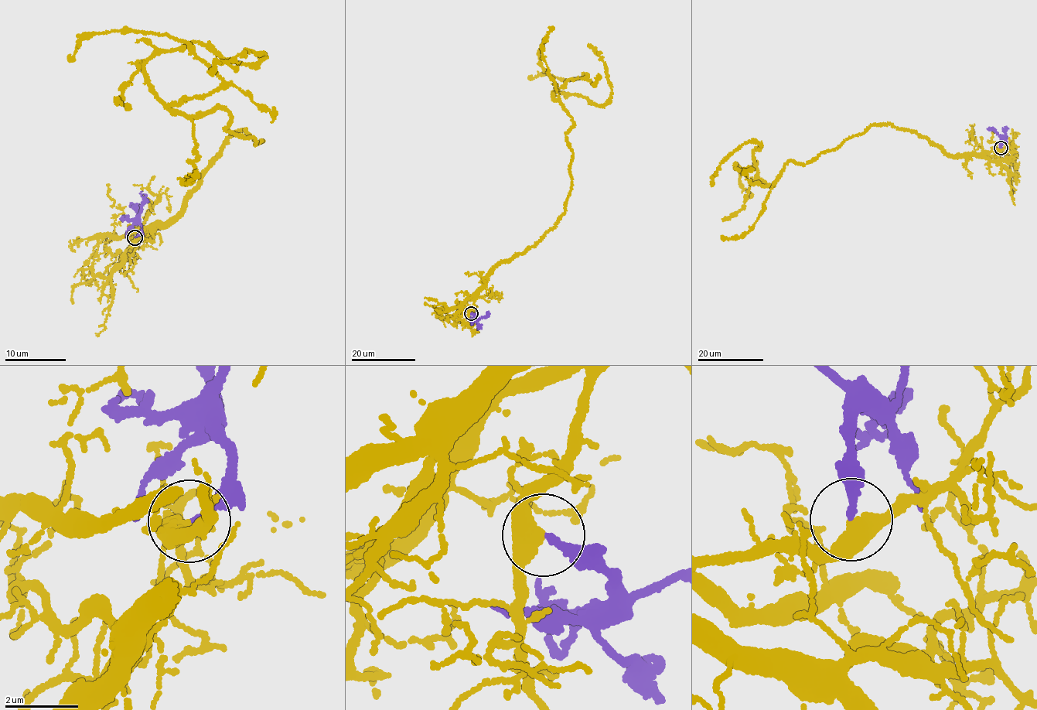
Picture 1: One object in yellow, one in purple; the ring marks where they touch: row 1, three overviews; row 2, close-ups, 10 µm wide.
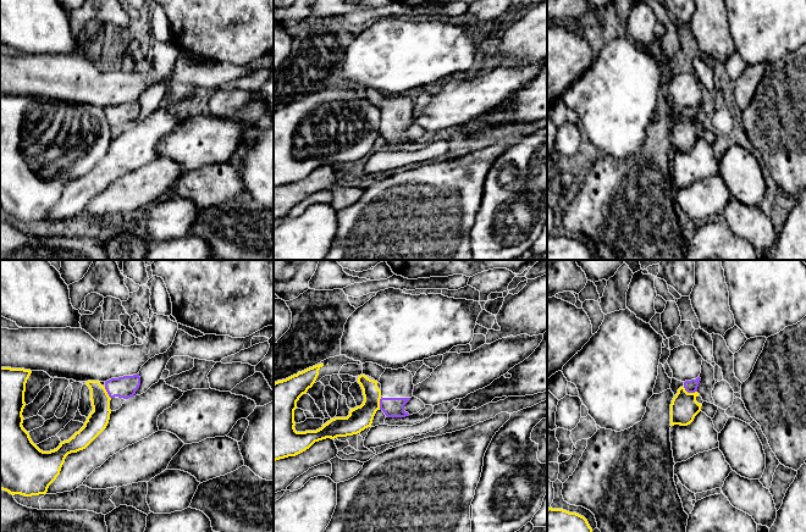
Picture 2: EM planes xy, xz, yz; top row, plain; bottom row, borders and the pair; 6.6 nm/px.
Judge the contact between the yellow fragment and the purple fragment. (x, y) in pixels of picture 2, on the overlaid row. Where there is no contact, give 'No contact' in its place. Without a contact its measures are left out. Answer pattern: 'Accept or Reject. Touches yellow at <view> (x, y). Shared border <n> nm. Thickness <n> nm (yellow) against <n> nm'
Reject. Touches yellow at yz (690, 393). Shared border 100 nm. Thickness 180 nm (yellow) against 80 nm

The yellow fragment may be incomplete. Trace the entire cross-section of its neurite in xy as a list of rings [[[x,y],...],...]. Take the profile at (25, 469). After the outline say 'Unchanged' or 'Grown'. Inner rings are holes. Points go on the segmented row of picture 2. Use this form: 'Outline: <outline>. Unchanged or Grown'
Outline: [[[0,366],[0,489],[24,497],[46,494],[71,453],[85,449],[107,426],[110,400],[99,381],[88,381],[93,411],[84,426],[50,451],[40,450],[23,428],[26,383],[32,371]]]. Unchanged

